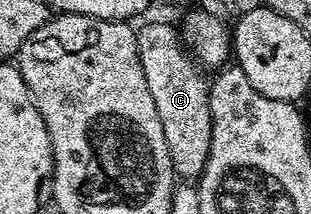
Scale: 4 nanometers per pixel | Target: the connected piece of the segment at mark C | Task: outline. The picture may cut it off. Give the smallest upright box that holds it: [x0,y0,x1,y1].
[137,20,212,178]

